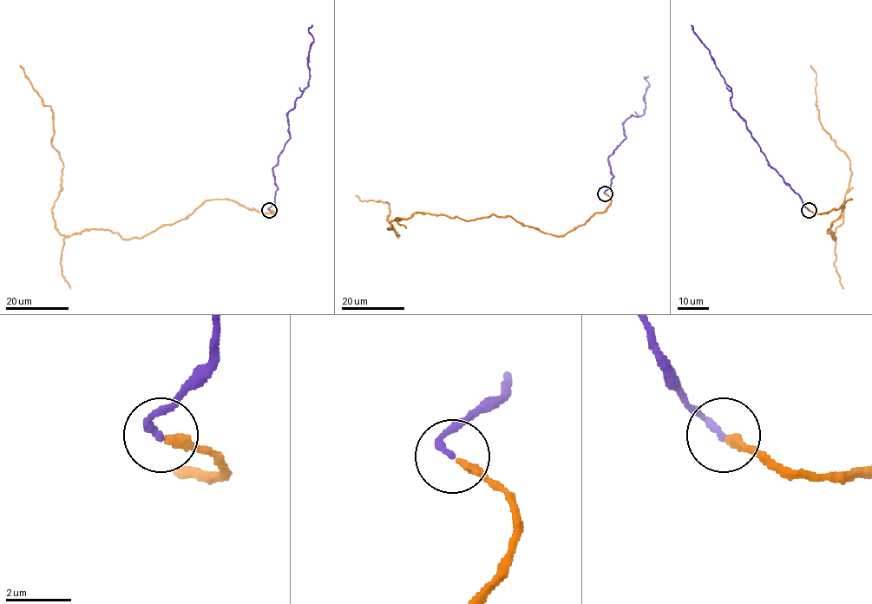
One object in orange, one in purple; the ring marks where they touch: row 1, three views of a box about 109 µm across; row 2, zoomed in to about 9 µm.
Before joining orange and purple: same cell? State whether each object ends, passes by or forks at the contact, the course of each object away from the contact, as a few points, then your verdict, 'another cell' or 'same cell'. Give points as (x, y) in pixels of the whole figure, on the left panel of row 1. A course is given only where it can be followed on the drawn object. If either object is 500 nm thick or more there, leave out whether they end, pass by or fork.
orange ends; purple ends; course orange (269, 209), (219, 199), (140, 238), (61, 234), (53, 112), (19, 65); course purple (269, 209), (278, 188), (272, 167), (290, 138), (287, 113), (308, 86), (311, 24); same cell

